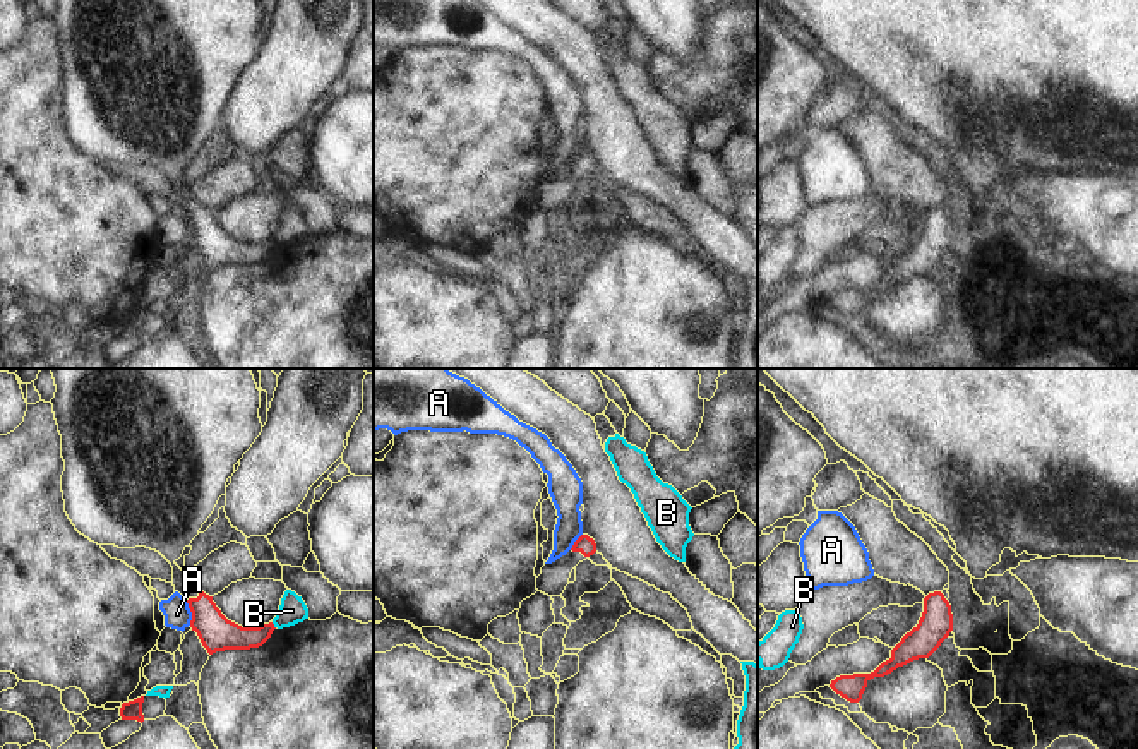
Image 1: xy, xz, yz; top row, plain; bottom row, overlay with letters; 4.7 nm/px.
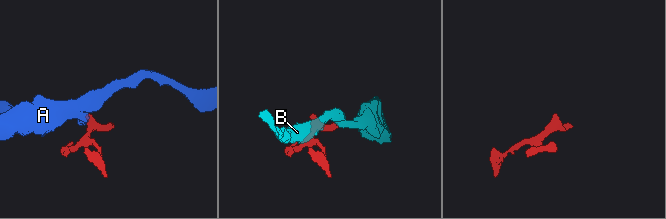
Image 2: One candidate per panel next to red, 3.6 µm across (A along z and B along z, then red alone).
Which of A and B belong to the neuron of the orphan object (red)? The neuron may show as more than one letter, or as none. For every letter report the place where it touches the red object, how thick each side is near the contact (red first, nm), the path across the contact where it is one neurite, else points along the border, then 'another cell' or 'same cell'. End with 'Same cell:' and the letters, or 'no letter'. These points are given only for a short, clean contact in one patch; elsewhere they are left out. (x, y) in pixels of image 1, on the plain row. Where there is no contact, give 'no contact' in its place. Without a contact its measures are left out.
A: xy (191, 227) | 170/130 nm | along xy (185, 216), (191, 227), (191, 240) | another cell
B: xy (273, 242) | 150/130 nm | another cell
Same cell: no letter

